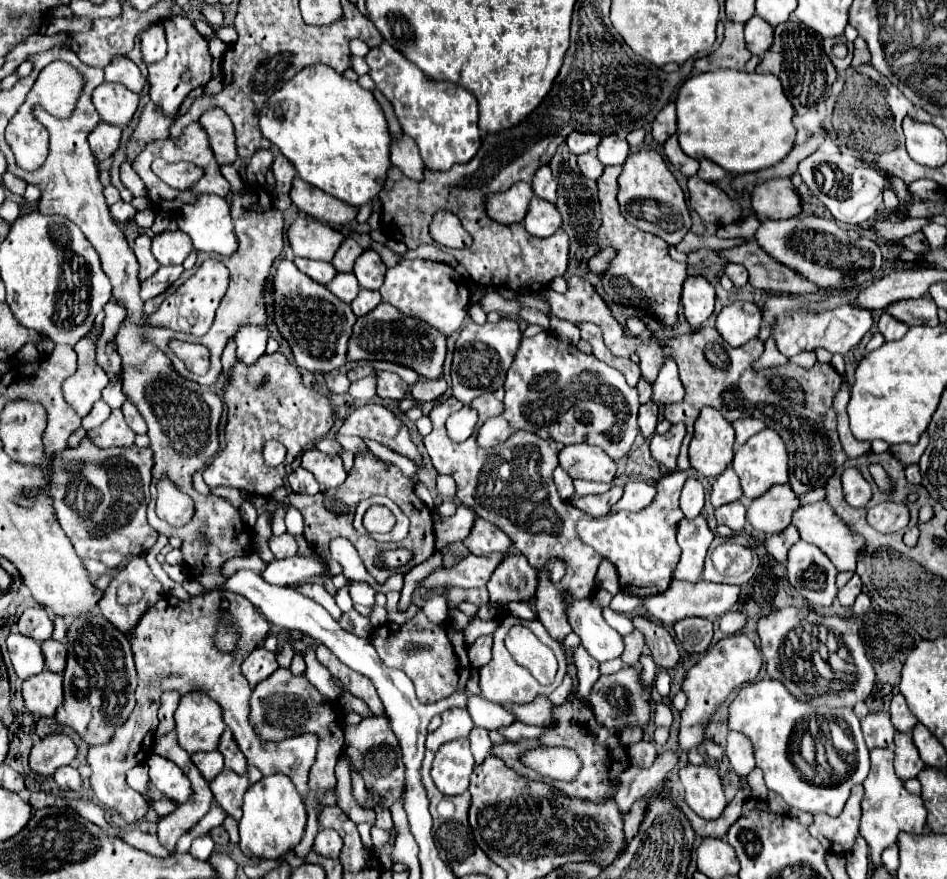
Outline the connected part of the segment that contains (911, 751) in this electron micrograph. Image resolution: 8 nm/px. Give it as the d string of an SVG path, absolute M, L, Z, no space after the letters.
M897 733L895 735L895 773L901 781L913 779L919 775L919 771L925 767L921 761L917 747L913 745L909 733Z

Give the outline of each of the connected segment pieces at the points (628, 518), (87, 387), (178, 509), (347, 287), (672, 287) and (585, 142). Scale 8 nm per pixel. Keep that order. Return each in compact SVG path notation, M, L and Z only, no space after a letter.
M677 471L665 475L657 483L655 499L641 511L617 511L601 519L581 519L577 521L577 535L581 543L593 547L605 559L609 559L619 573L621 589L629 595L649 597L663 593L673 577L675 565L679 561L681 549L677 545L677 523L685 517L679 509L679 495L687 473Z
M87 335L75 345L75 353L79 357L77 371L63 385L65 399L81 417L91 411L95 401L101 399L101 391L109 383L109 377L105 377L105 371L95 361L95 349L95 341Z
M161 477L157 497L157 517L173 527L181 527L191 521L193 511L195 511L193 499L187 493L179 491L171 479Z
M337 273L337 277L327 287L345 303L351 303L359 293L359 283L353 273Z
M621 165L605 167L603 175L597 181L601 215L603 215L603 223L601 223L599 237L597 237L599 249L605 249L605 247L617 249L615 261L603 273L603 283L607 285L609 281L613 281L613 299L615 301L619 301L623 305L637 305L641 309L651 309L653 313L657 313L661 323L675 327L677 325L677 309L679 309L679 301L681 301L681 289L683 289L683 281L687 277L687 265L677 263L669 257L669 251L667 251L669 245L661 237L633 227L621 215L619 203L617 203L619 173L621 173Z
M573 131L569 137L567 137L567 145L569 145L569 151L573 155L581 155L581 153L589 153L589 151L595 151L597 145L599 145L599 139L597 135L591 135L591 133L577 133Z

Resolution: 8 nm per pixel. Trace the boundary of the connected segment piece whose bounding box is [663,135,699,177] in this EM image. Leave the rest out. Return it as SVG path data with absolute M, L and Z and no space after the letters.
M677 135L669 137L669 141L665 141L665 145L663 145L663 147L665 147L665 155L669 157L671 165L673 165L677 171L681 171L685 177L693 177L693 175L697 175L699 161L683 153L683 149L679 147Z

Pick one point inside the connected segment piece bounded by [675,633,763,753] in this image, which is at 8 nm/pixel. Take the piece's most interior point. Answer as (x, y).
(734, 661)

